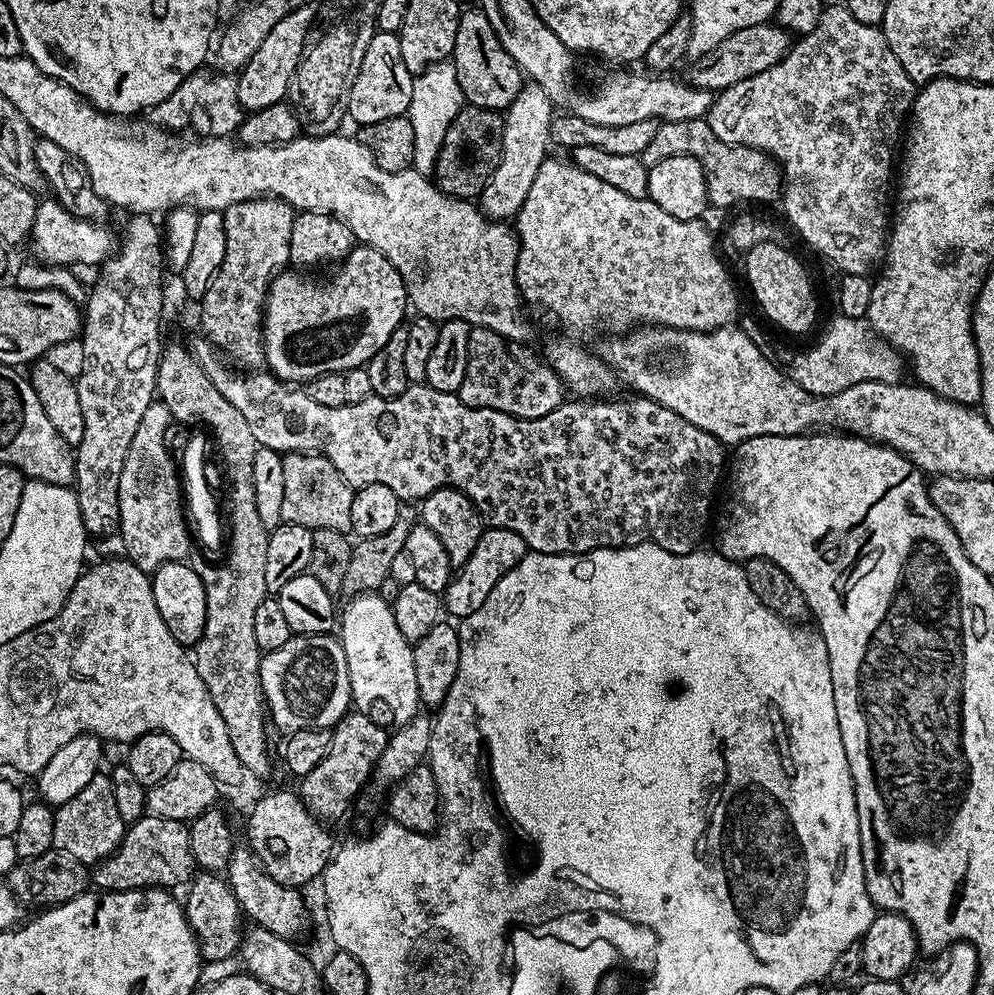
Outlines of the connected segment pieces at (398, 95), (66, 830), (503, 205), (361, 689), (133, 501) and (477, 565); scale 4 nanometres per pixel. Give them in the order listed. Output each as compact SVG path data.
M377 30L370 38L370 46L366 46L362 66L358 66L358 78L354 78L354 86L350 90L348 116L356 119L357 125L362 125L386 122L386 118L405 115L412 101L413 83L414 77L410 70L406 70L406 62L402 62L399 35Z
M97 774L90 778L88 785L70 802L55 809L53 849L57 852L74 854L83 864L95 866L107 858L122 842L126 827L122 814L118 814L118 805L114 803L114 786L111 775Z
M531 82L521 87L518 98L514 98L512 105L503 113L500 161L478 197L478 207L488 219L508 222L516 217L518 210L522 210L522 202L526 202L526 194L530 194L530 186L538 175L538 166L542 166L542 162L550 156L548 148L553 115L550 94Z
M375 591L355 596L344 605L338 620L338 639L346 654L355 711L366 714L370 722L378 722L378 726L383 728L389 730L401 728L403 724L413 720L422 708L418 694L418 677L414 675L412 644L406 638L402 638L402 630L398 630L398 622L394 622L391 604L383 601Z
M152 403L142 414L142 422L138 422L138 431L134 434L134 442L130 442L130 450L126 454L126 466L122 466L122 478L118 482L118 510L120 511L120 527L118 536L124 539L127 559L149 574L175 560L184 562L189 559L188 551L194 546L190 535L190 524L186 519L186 508L182 503L182 480L178 475L178 464L168 453L168 427L174 421L165 404Z
M485 527L478 538L478 546L474 546L474 554L470 554L470 558L466 558L466 562L453 575L447 588L444 589L442 593L443 611L447 615L449 612L452 616L460 616L459 618L466 618L470 614L474 614L474 610L478 610L478 606L482 606L482 602L486 602L490 590L494 590L498 581L529 551L526 542L522 542L522 538L518 534L514 534L514 530Z

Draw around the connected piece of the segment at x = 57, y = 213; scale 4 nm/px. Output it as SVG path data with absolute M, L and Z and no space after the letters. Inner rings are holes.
M55 198L41 199L36 205L34 226L30 237L32 252L42 264L57 266L77 266L76 264L93 264L99 266L113 255L114 240L107 223L78 218L70 210L66 210Z

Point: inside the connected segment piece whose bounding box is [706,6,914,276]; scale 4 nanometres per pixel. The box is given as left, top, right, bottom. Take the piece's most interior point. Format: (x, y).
(835, 105)

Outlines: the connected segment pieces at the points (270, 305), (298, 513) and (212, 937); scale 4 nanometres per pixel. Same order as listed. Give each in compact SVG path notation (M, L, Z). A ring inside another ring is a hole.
M357 246L352 249L352 253L344 260L341 260L336 272L329 280L311 280L311 275L305 274L300 270L281 270L276 273L272 279L272 284L268 287L268 297L264 303L264 358L266 361L267 371L273 376L277 376L279 380L283 380L285 384L293 386L307 385L309 380L318 378L322 374L330 374L331 372L349 372L352 368L363 368L369 360L374 358L374 354L378 354L378 350L382 350L382 346L386 346L386 338L390 338L390 334L394 334L394 330L399 324L405 323L404 311L409 311L408 291L402 282L402 278L398 274L398 270L384 257L378 250Z
M290 452L282 462L284 471L284 493L282 493L281 521L286 524L306 526L313 530L338 530L348 534L352 532L350 506L353 487L334 470L334 462L314 452Z
M201 871L187 885L186 891L188 897L183 897L182 900L184 913L196 934L197 942L200 943L201 957L205 961L222 962L222 958L236 956L240 951L246 924L242 919L238 898L234 898L234 890L228 885L227 879L215 872Z

